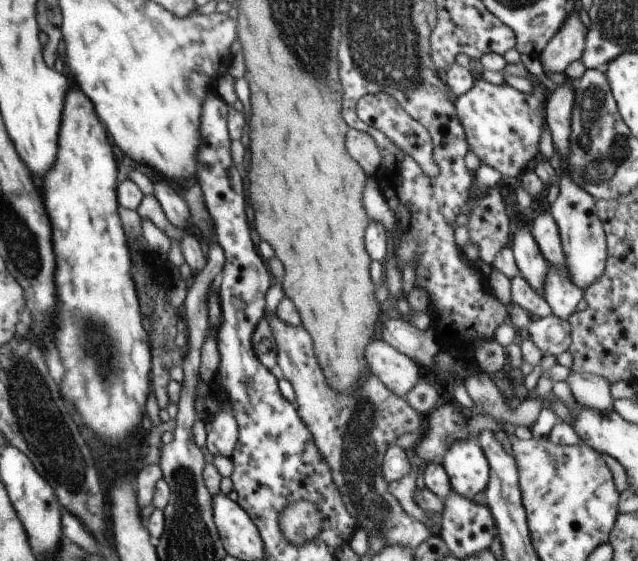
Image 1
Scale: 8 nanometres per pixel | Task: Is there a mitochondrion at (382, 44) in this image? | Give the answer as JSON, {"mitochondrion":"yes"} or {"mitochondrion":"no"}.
{"mitochondrion":"yes"}

